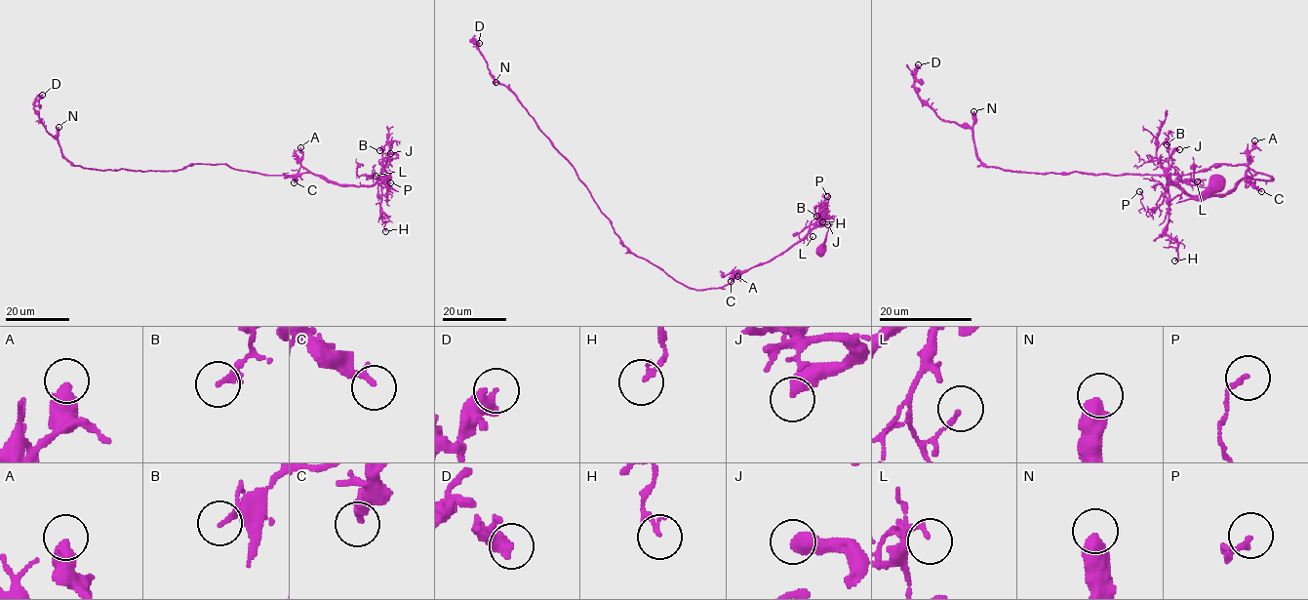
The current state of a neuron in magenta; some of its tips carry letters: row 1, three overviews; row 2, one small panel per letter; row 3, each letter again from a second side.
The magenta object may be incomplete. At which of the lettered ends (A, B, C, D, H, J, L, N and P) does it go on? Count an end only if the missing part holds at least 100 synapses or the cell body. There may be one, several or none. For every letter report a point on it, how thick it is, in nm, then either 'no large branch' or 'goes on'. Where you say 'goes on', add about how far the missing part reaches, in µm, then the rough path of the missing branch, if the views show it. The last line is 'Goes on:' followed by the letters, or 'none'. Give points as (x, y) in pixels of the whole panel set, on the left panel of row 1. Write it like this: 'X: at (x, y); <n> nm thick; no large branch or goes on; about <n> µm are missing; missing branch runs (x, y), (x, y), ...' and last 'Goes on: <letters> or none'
A: at (300, 147); 500 nm thick; no large branch
B: at (379, 150); 140 nm thick; no large branch
C: at (294, 182); 220 nm thick; no large branch
D: at (42, 95); 480 nm thick; no large branch
H: at (385, 231); 150 nm thick; no large branch
J: at (390, 153); 440 nm thick; no large branch
L: at (376, 176); 140 nm thick; no large branch
N: at (59, 127); 480 nm thick; no large branch
P: at (390, 182); 160 nm thick; no large branch
Goes on: none

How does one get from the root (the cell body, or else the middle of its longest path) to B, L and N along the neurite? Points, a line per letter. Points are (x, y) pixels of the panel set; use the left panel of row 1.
B: (384, 180), (398, 190), (389, 185), (382, 186), (377, 181), (382, 166), (382, 149), (379, 150)
L: (384, 180), (398, 190), (389, 185), (382, 186), (374, 176), (370, 178), (376, 176)
N: (384, 180), (398, 190), (225, 164), (89, 169), (63, 156), (59, 127)

